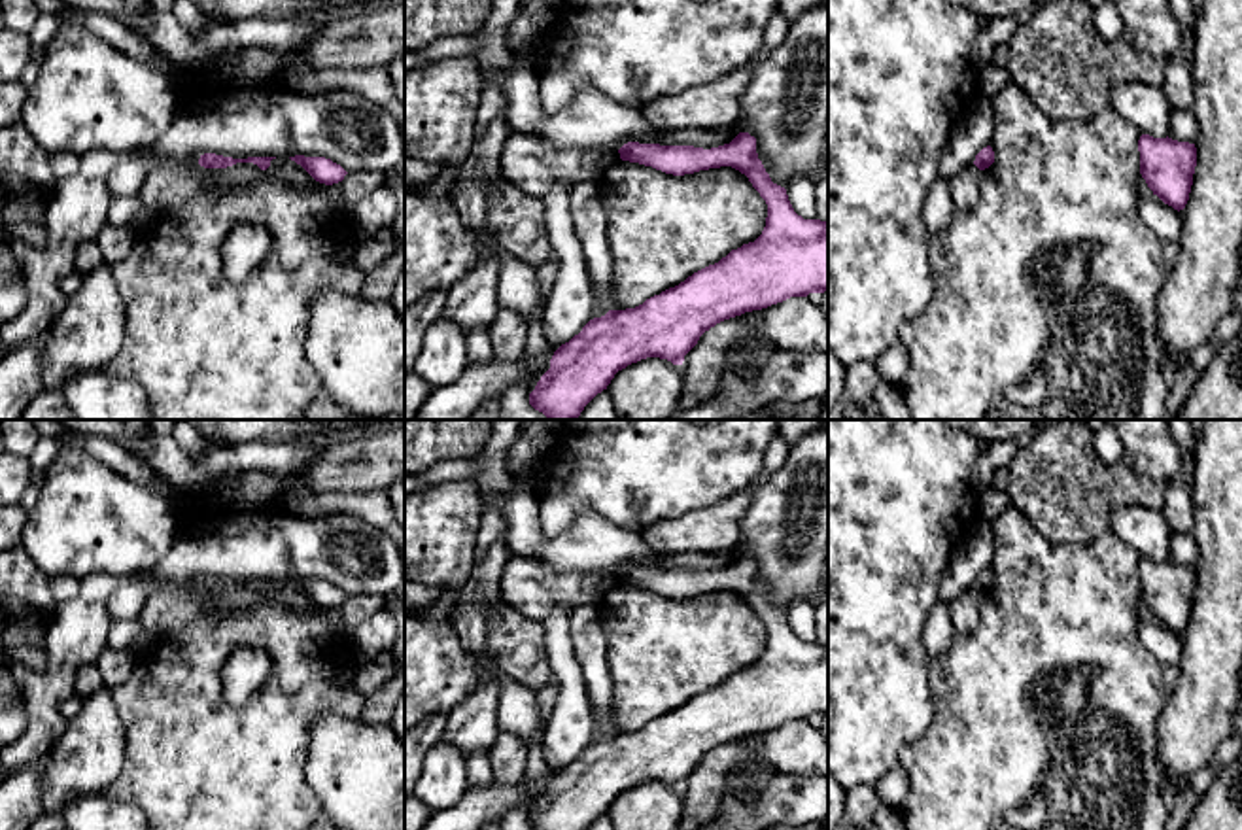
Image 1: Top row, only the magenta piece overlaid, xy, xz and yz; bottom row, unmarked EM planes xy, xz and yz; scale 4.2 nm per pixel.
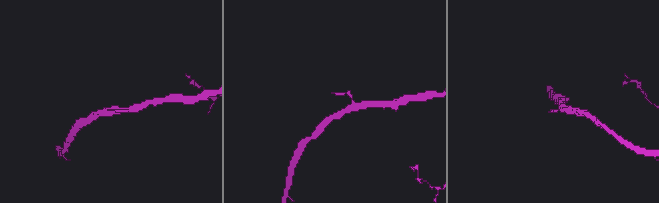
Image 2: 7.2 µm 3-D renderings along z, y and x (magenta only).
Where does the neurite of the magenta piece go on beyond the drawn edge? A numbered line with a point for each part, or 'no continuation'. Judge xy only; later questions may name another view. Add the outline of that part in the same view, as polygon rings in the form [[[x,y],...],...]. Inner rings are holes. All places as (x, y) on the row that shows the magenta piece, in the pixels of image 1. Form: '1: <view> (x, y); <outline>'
no continuation

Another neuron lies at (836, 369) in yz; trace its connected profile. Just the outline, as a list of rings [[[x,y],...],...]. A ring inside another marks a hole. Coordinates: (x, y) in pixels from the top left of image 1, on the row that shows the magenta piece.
[[[828,348],[828,414],[845,405],[847,365],[843,365]]]

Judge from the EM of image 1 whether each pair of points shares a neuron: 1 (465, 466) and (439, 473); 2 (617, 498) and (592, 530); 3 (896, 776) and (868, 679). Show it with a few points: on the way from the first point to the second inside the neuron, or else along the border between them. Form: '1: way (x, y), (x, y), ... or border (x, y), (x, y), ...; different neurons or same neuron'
1: way (460, 469), (445, 471); same neuron
2: border (566, 528), (596, 511), (639, 534); different neurons
3: border (896, 762), (876, 787); different neurons

